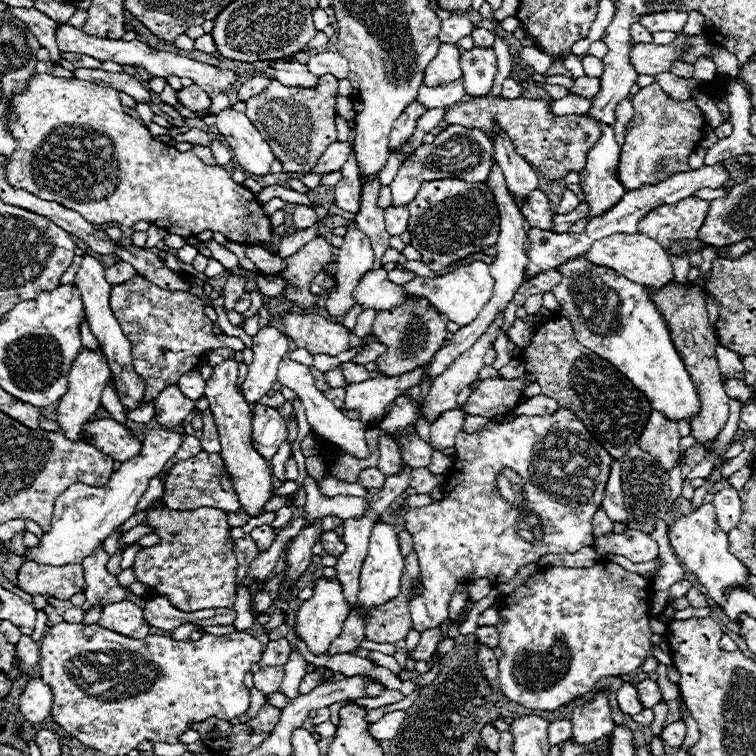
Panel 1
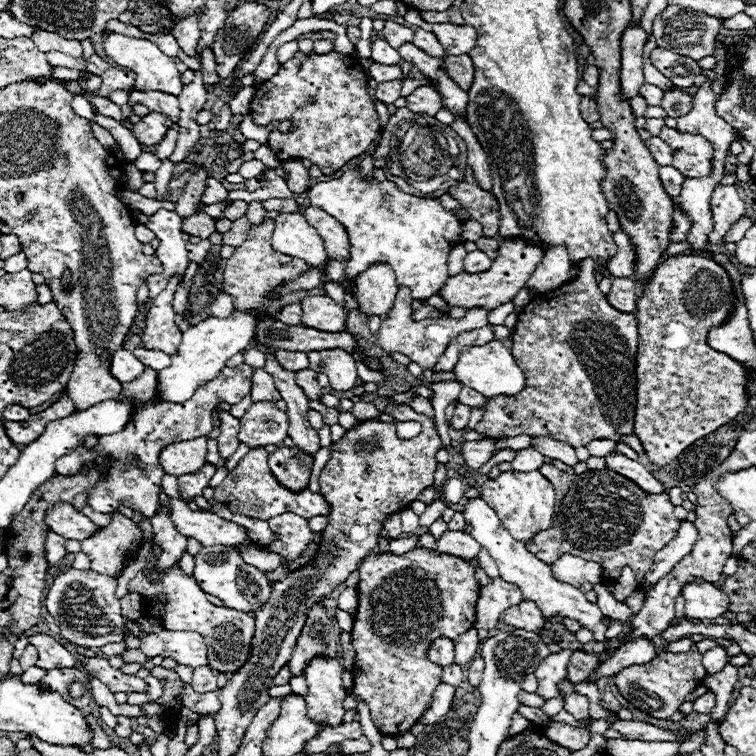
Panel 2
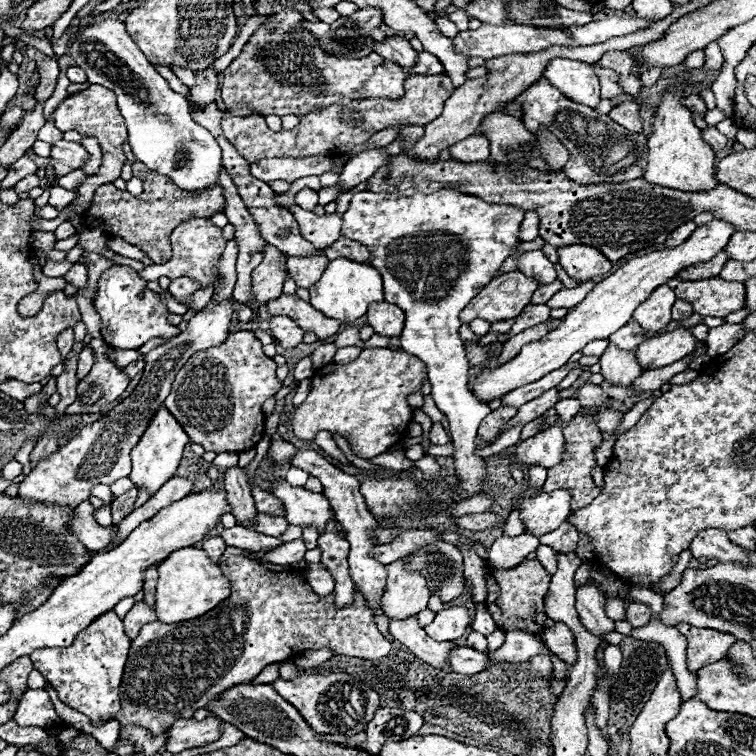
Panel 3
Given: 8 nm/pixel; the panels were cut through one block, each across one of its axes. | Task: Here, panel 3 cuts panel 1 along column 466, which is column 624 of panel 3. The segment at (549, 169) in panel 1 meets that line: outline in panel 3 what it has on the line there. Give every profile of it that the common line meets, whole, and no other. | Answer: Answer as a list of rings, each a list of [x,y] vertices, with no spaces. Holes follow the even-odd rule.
[[[632,100],[614,106],[614,108],[608,112],[608,116],[610,116],[616,124],[624,126],[624,128],[630,130],[630,132],[640,132],[640,130],[642,130],[642,122],[640,122],[640,114],[638,114],[638,104],[632,102]]]

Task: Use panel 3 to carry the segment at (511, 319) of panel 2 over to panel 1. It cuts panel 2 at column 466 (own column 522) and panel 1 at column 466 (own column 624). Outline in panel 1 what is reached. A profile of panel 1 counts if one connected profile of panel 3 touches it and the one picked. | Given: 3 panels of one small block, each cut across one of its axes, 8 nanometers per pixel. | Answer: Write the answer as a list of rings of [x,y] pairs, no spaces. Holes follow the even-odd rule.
[[[474,260],[470,264],[454,268],[452,272],[446,272],[438,278],[418,276],[418,278],[414,278],[412,282],[408,282],[404,286],[406,286],[406,290],[410,290],[410,294],[428,298],[430,304],[436,306],[438,312],[448,316],[448,320],[456,322],[458,326],[466,326],[480,314],[482,306],[490,300],[490,294],[492,294],[492,288],[494,288],[494,278],[490,276],[490,270],[488,270],[486,262]]]

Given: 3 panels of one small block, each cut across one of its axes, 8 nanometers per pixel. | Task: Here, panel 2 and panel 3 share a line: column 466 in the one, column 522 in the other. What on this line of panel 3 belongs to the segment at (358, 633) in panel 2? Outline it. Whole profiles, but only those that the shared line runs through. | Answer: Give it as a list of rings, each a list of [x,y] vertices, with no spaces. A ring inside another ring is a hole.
[[[522,562],[512,570],[490,570],[488,572],[488,598],[486,606],[498,628],[504,632],[524,630],[538,634],[544,628],[544,594],[548,592],[550,576],[540,562]]]

